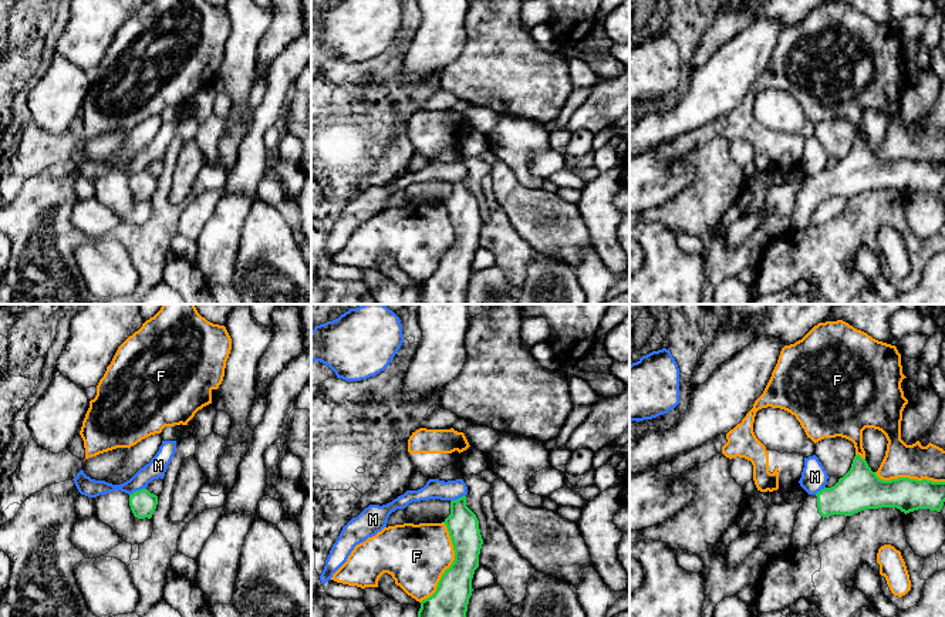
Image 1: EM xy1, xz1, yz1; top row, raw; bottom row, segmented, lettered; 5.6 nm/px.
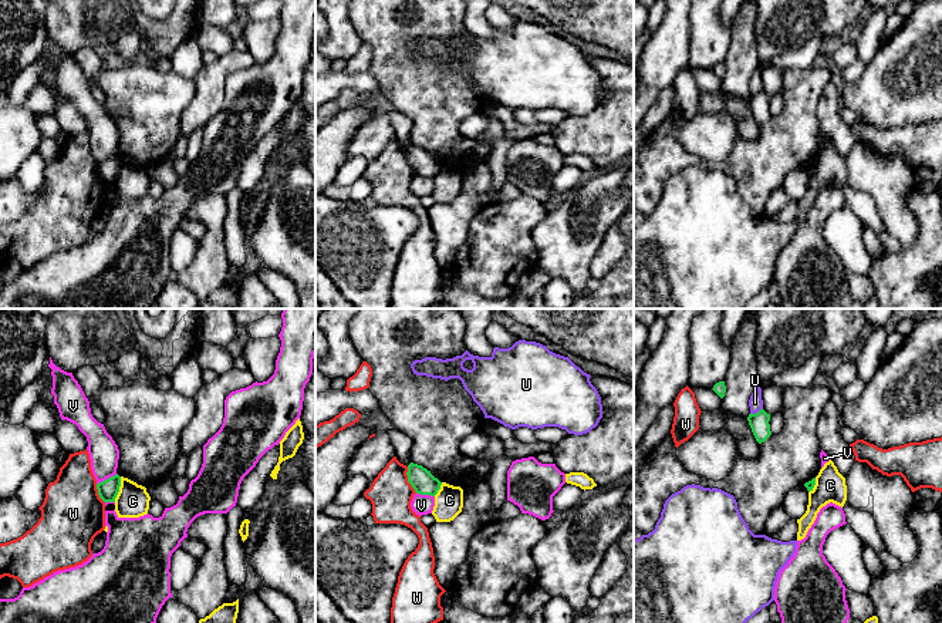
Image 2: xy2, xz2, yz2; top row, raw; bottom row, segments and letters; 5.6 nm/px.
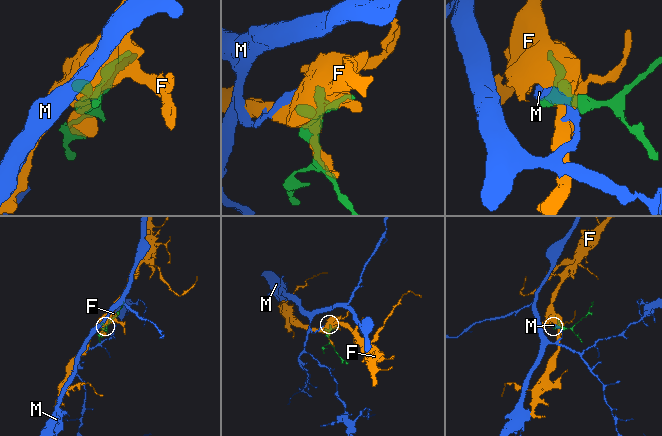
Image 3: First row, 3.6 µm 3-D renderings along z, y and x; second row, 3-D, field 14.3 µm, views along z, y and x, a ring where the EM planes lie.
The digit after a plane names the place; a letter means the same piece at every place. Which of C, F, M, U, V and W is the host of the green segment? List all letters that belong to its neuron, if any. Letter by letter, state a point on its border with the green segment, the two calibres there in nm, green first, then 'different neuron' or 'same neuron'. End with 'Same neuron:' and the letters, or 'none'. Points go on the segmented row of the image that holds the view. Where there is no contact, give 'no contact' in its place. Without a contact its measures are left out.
C: xy2 (118, 490) | 120/190 nm | different neuron
F: xz1 (451, 565) | 200/360 nm | different neuron
M: xy1 (137, 491) | 150/110 nm | different neuron
U: yz2 (756, 413) | 110/80 nm | different neuron
V: xy2 (108, 478) | 120/170 nm | different neuron
W: xz2 (408, 480) | 140/240 nm | different neuron
Same neuron: none

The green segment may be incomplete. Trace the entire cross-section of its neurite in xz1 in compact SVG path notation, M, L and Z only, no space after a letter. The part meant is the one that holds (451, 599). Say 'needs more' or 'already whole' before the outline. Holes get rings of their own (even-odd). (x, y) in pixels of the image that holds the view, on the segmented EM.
already whole; M466 496L450 502L448 527L455 560L442 574L436 591L421 601L418 617L466 617L472 579L479 567L483 539L476 515L466 506Z

